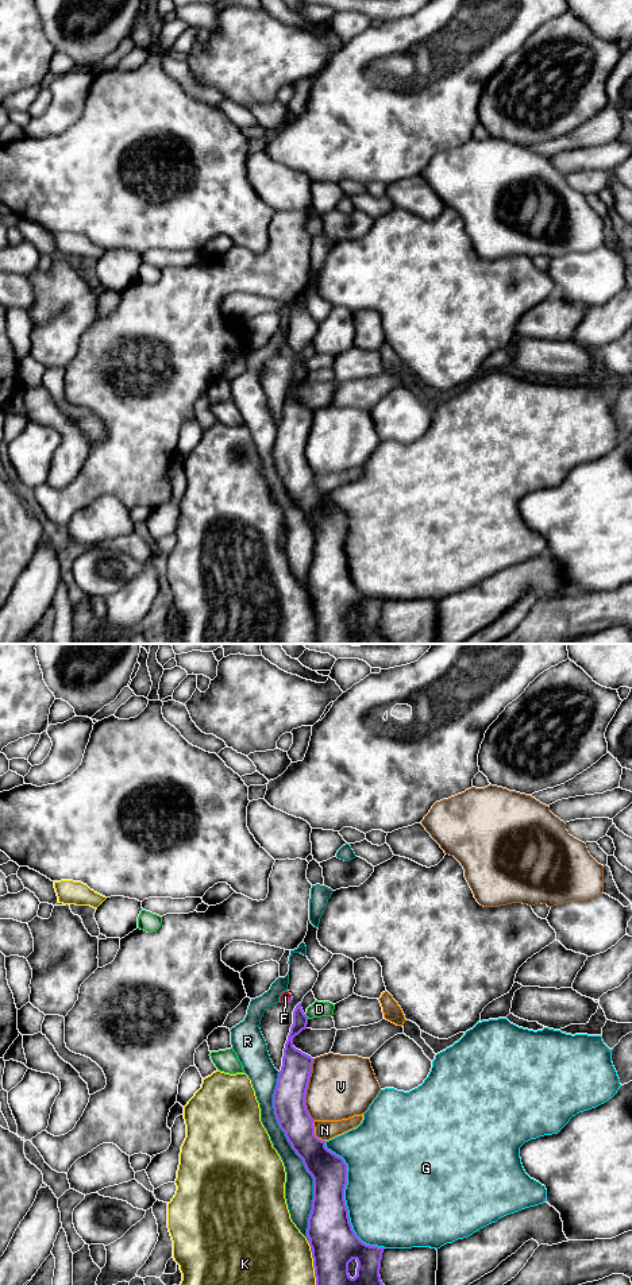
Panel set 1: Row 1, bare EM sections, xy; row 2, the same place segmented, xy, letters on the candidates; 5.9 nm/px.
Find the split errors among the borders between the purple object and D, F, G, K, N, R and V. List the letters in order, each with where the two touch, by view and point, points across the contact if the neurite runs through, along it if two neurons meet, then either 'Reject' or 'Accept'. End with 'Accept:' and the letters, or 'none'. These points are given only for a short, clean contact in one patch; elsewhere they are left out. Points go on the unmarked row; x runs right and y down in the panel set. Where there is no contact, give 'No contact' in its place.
D: Touches purple at xy (307, 369). Reject
F: Touches purple at xy (291, 351). Path across: xy (291, 350), (291, 351), (285, 348). Accept
G: Touches purple at xy (345, 552). Reject
K: Touches purple at xy (315, 624). Reject
N: Touches purple at xy (313, 485). Reject
R: Touches purple at xy (299, 508). Reject
V: Touches purple at xy (307, 440). Reject
Accept: F

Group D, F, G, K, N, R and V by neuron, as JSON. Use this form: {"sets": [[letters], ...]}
{"sets": [["D"], ["F"], ["G"], ["K"], ["N"], ["R"], ["V"]]}

